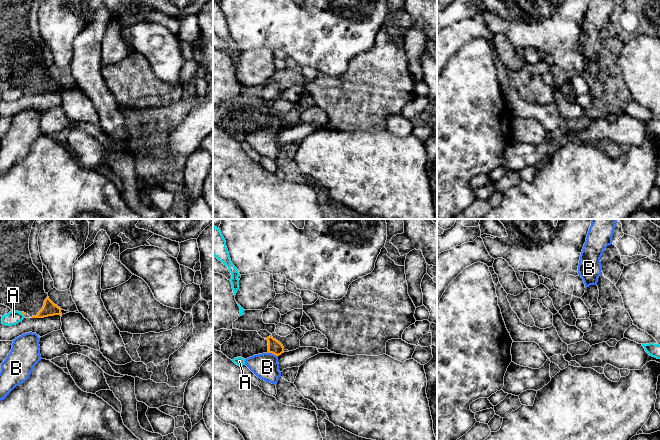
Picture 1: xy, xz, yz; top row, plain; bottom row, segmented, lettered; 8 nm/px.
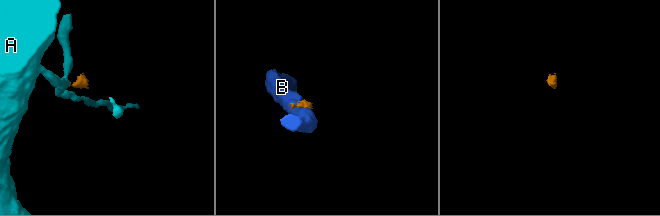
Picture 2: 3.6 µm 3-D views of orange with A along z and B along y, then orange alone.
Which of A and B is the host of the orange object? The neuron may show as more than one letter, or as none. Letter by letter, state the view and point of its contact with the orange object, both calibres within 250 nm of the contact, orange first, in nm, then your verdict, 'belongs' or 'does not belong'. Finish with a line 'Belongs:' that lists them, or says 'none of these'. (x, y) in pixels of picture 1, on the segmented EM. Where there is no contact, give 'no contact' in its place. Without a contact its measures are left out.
A: meets orange in xy at (22, 313); 20 nm thick on the orange side, 110 nm on the other; does not belong
B: meets orange in xz at (273, 353); 110 nm thick on the orange side, 220 nm on the other; does not belong
Belongs: none of these

